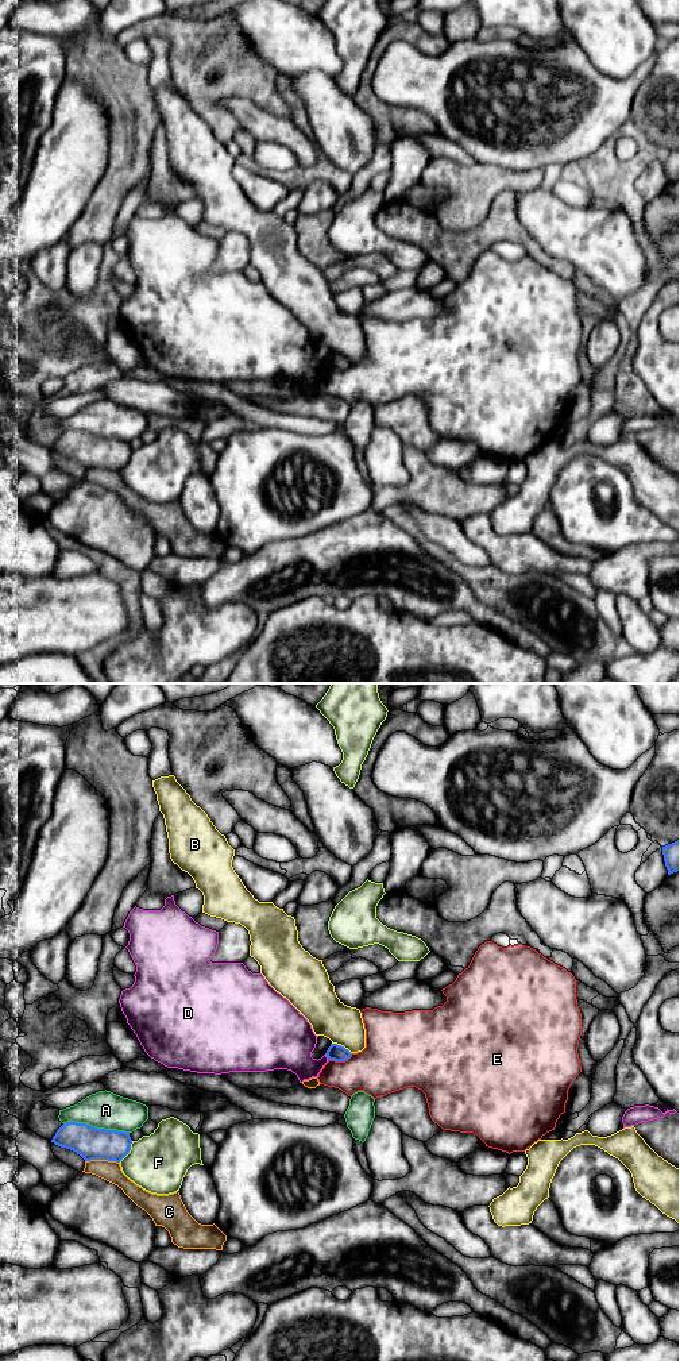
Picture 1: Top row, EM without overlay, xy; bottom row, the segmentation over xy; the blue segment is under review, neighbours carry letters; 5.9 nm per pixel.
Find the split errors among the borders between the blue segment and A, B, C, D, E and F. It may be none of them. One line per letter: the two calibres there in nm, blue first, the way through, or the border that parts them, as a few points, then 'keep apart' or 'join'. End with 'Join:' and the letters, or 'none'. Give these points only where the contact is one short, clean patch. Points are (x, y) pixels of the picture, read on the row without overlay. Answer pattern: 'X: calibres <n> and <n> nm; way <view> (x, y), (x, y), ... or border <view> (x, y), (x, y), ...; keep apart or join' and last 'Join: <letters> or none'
A: calibres 190 and 220 nm; keep apart
B: calibres 100 and 240 nm; keep apart
C: calibres 190 and 130 nm; keep apart
D: calibres 100 and 320 nm; keep apart
E: calibres 100 and 320 nm; border xy (352, 362), (344, 369), (328, 369); keep apart
F: calibres 190 and 360 nm; keep apart
Join: none

